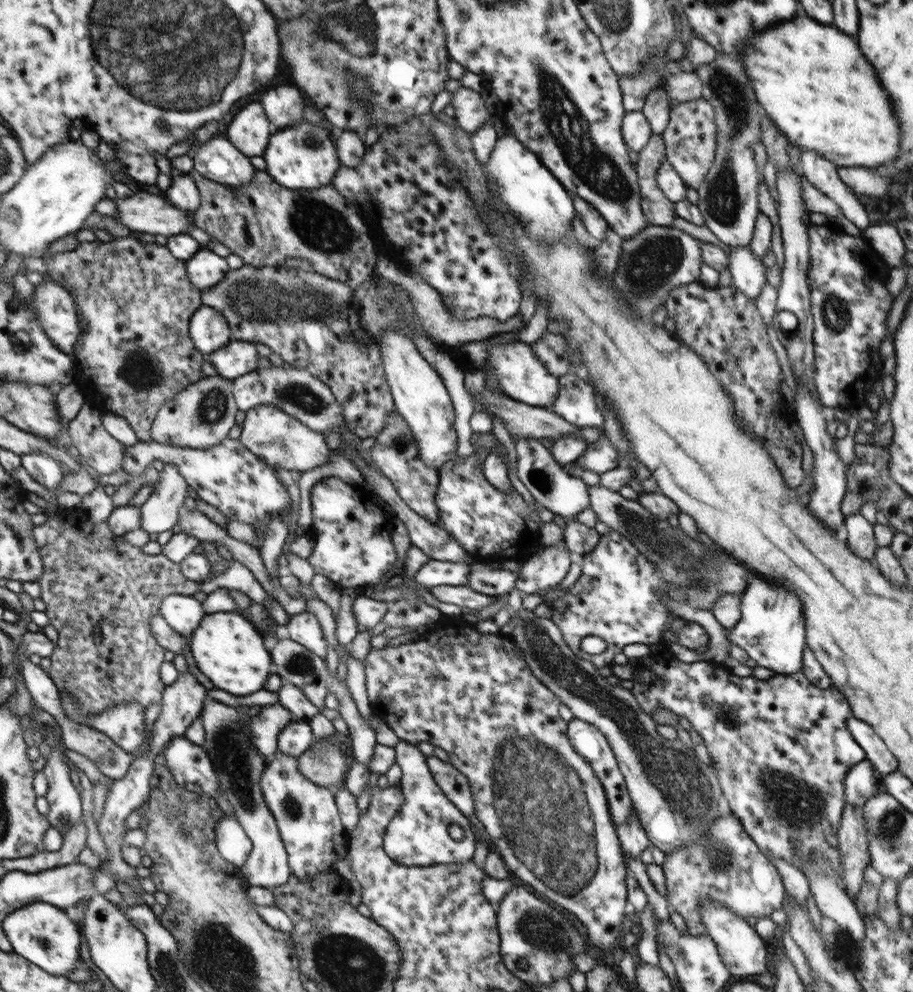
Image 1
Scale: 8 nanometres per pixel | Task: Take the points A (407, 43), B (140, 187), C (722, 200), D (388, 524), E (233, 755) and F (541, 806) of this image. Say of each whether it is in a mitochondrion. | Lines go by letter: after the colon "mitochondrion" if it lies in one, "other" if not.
A: other
B: other
C: mitochondrion
D: other
E: mitochondrion
F: mitochondrion

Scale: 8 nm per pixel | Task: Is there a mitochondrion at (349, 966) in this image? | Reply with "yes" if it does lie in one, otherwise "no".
yes

